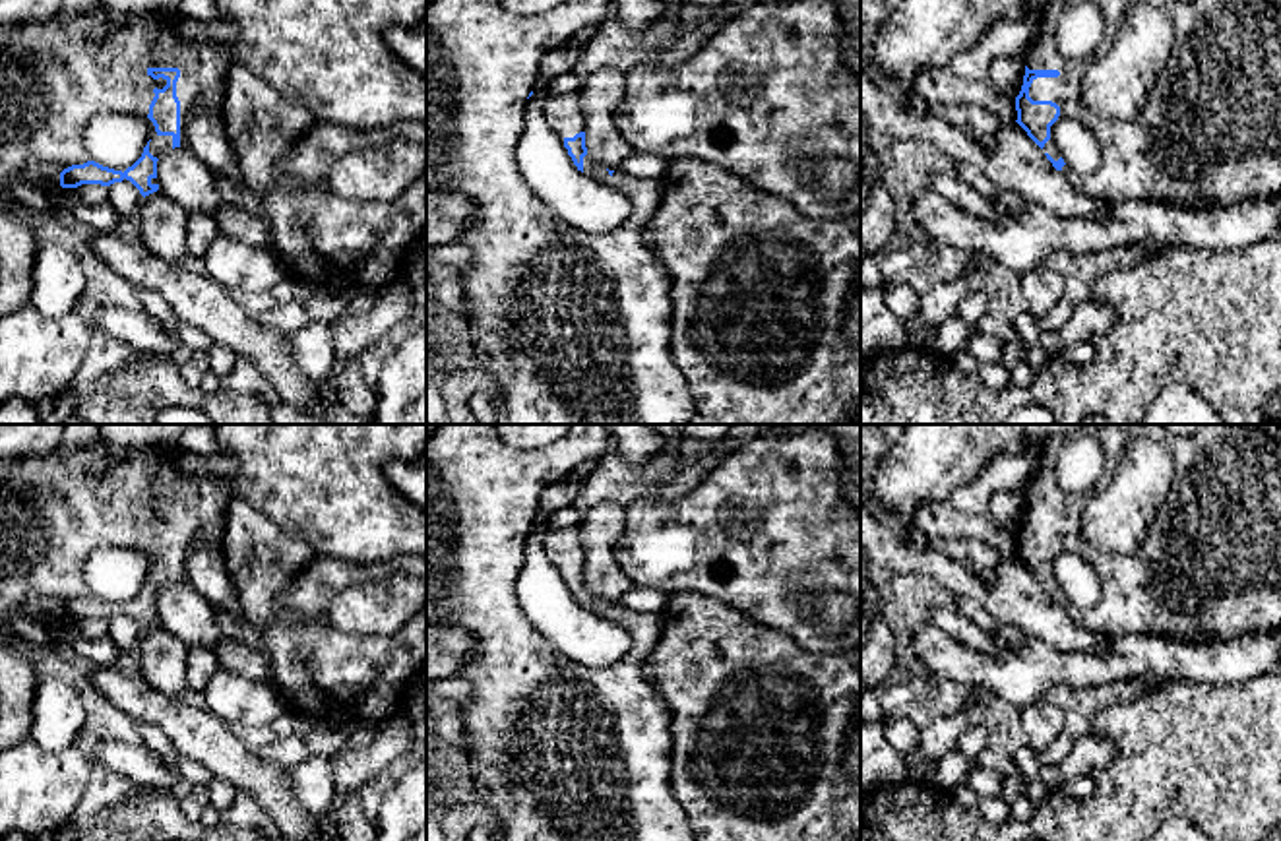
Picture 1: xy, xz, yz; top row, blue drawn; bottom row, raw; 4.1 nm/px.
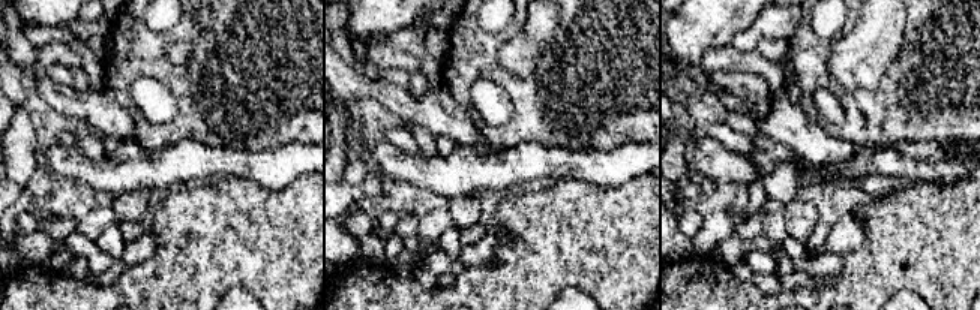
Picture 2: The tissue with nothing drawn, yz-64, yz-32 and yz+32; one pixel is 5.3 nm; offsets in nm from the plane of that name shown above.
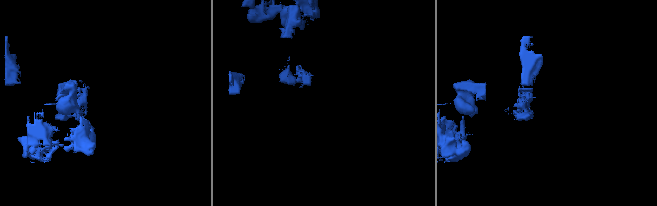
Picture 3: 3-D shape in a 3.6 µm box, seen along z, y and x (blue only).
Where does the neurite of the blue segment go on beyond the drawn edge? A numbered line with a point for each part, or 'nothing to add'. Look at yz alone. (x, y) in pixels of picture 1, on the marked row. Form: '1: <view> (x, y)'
1: yz (1212, 128)

